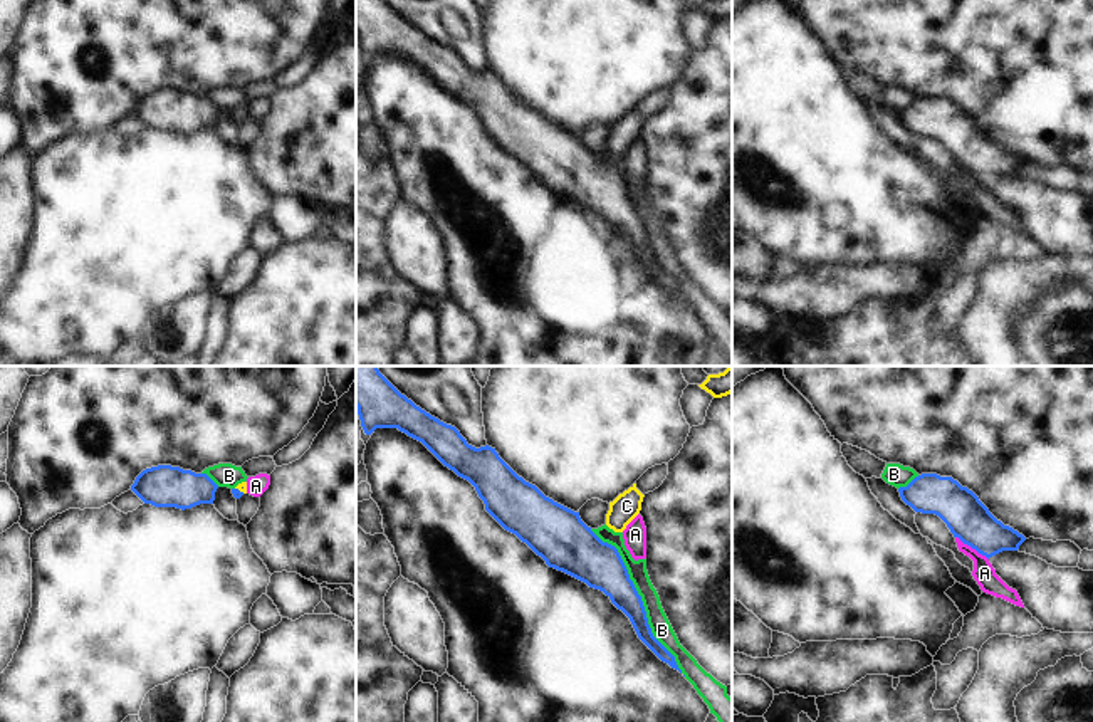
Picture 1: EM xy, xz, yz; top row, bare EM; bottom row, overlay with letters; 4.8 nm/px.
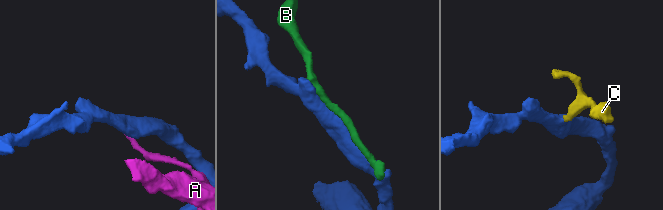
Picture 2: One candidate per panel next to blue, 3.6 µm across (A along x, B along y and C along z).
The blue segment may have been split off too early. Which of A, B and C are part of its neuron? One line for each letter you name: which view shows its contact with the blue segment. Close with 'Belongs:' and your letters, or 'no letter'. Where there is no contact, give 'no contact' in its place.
C: xy
Belongs: C

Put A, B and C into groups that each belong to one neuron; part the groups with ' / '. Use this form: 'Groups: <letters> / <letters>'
Groups: A / B / C

